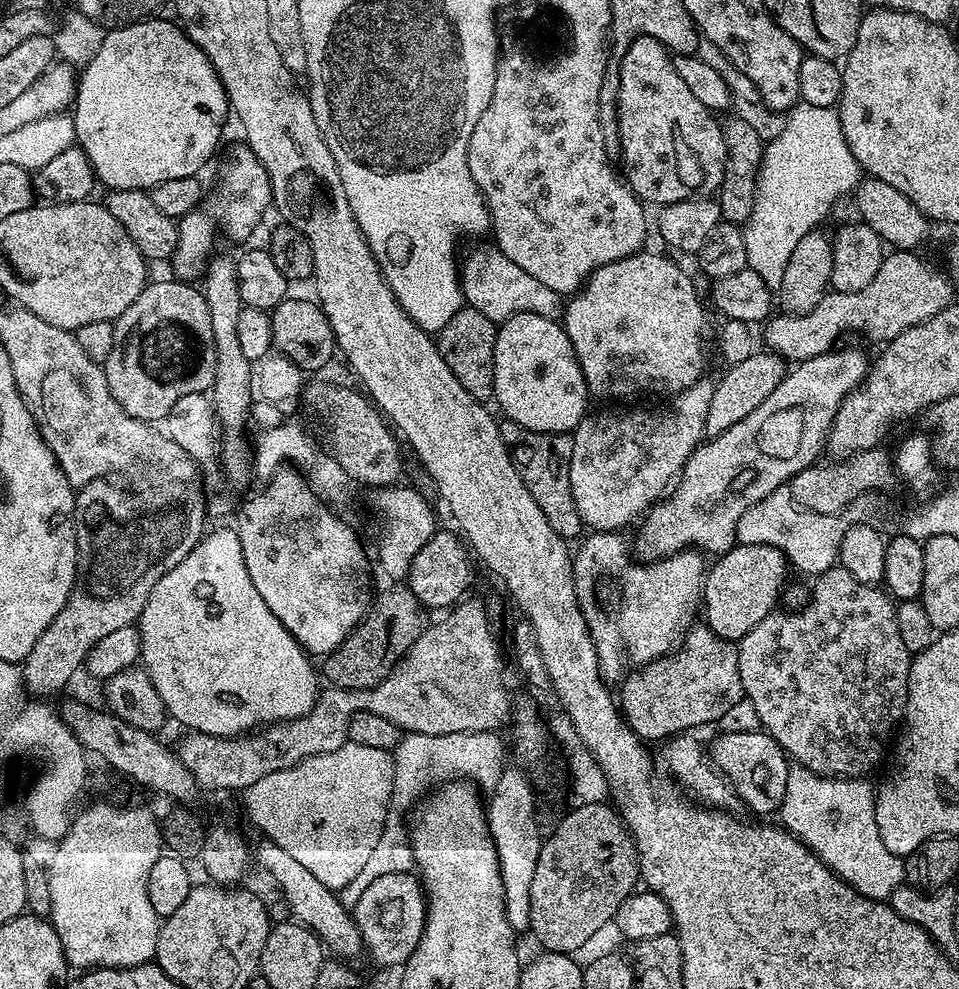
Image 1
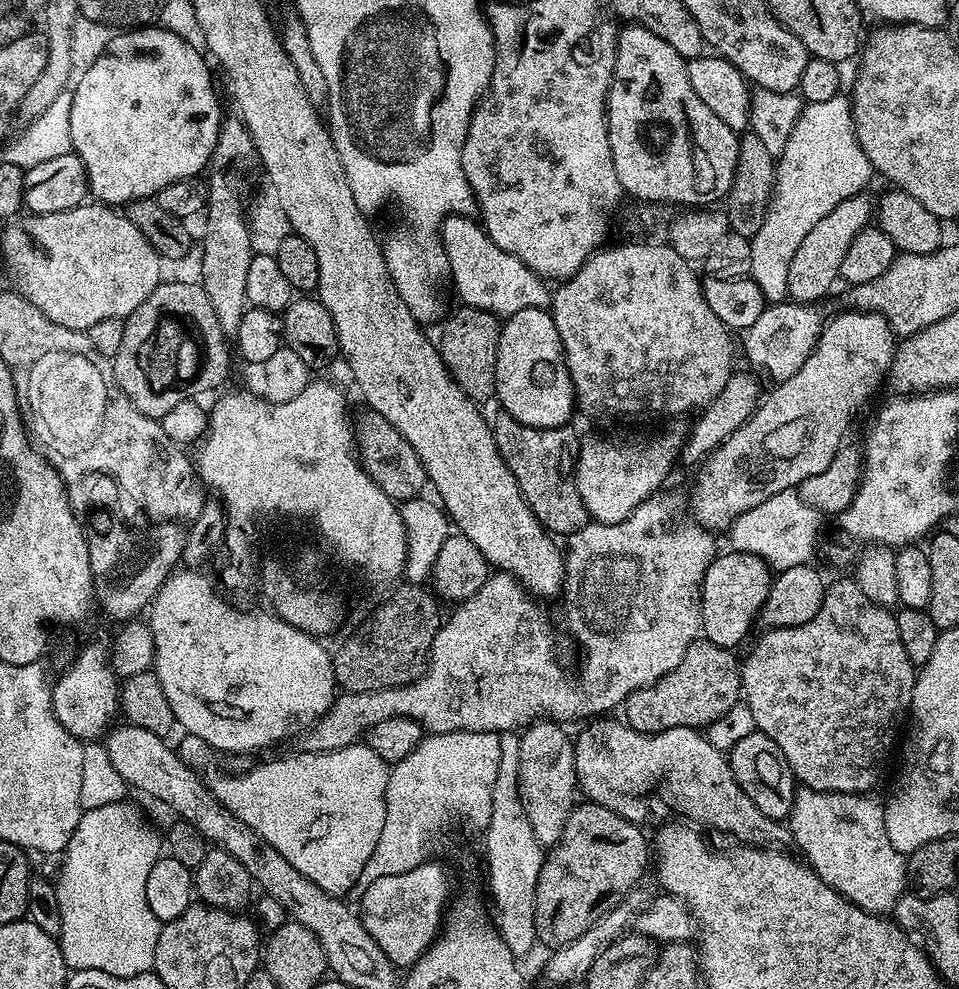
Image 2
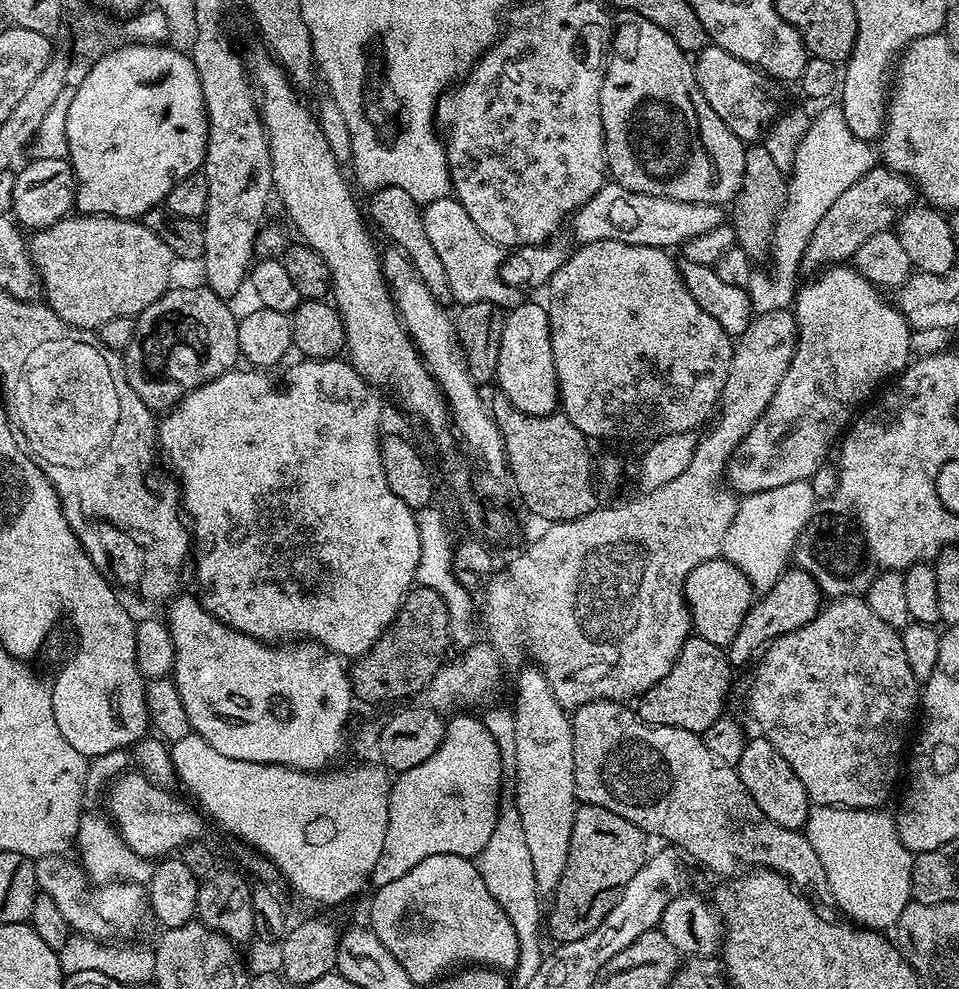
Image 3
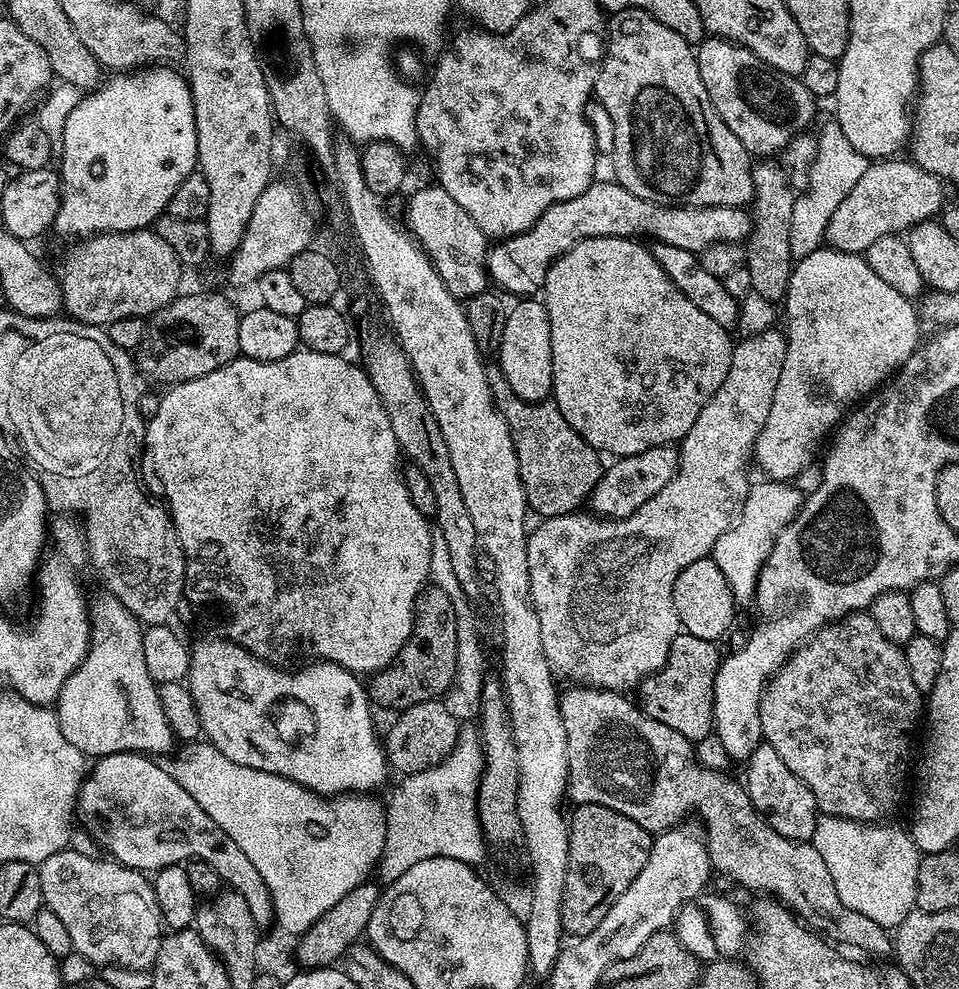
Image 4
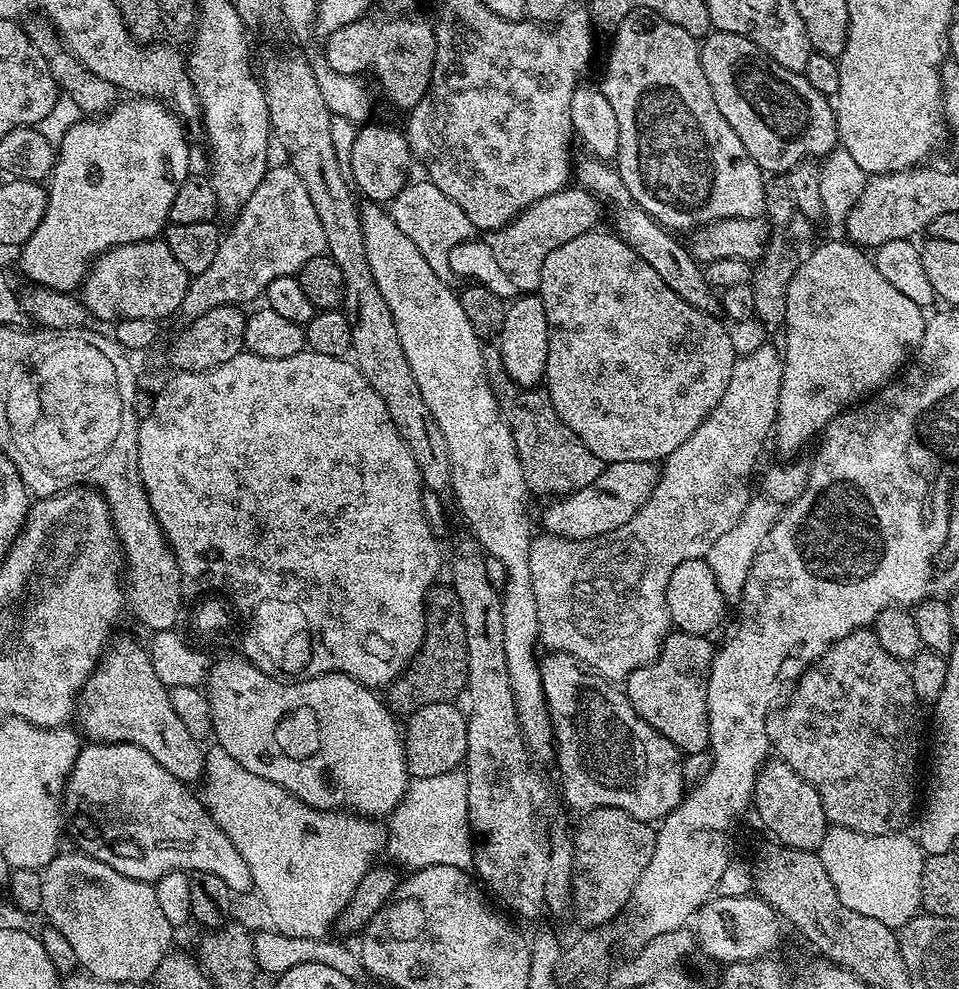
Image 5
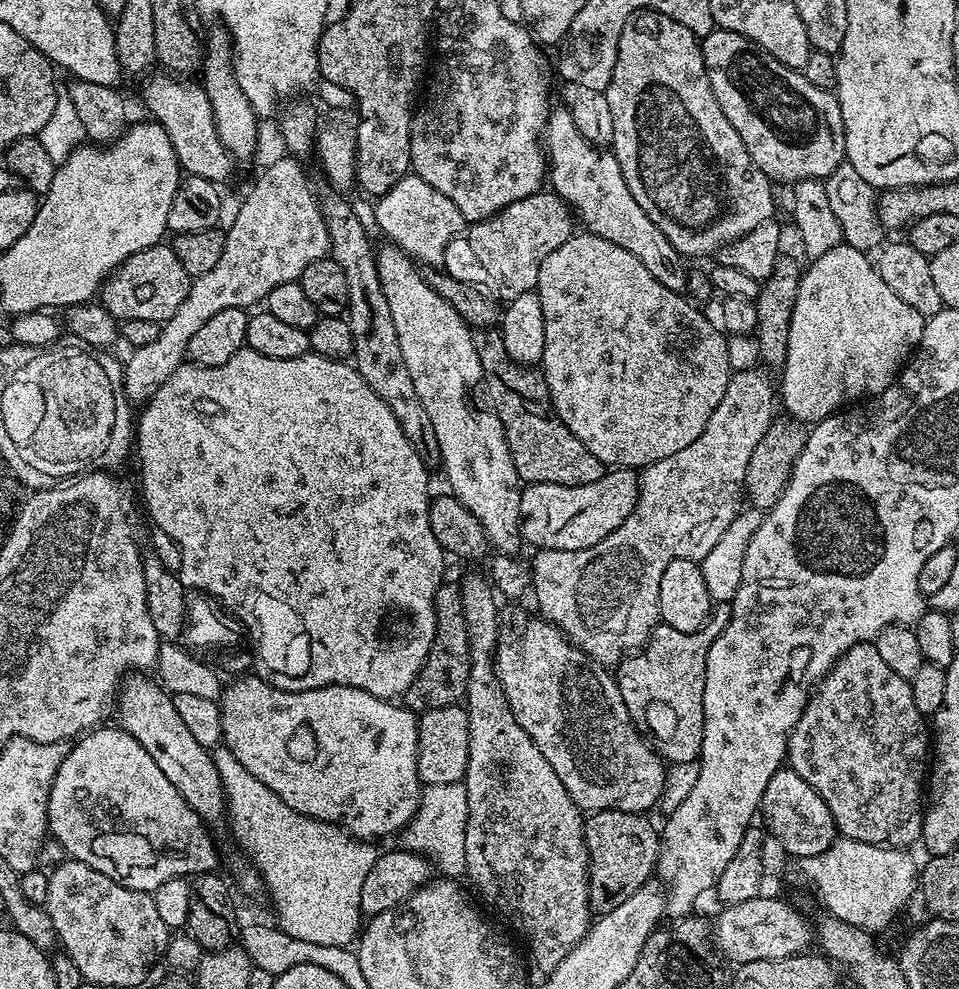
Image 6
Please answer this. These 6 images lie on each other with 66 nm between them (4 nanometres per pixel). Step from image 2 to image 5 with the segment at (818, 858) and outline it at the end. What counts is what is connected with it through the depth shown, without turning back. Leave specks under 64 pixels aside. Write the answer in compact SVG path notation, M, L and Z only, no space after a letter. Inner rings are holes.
M832 826L818 849L842 906L850 906L854 914L866 914L866 918L874 918L894 930L904 928L922 908L922 866L926 853L913 837L911 840L904 835L858 834L858 830Z

